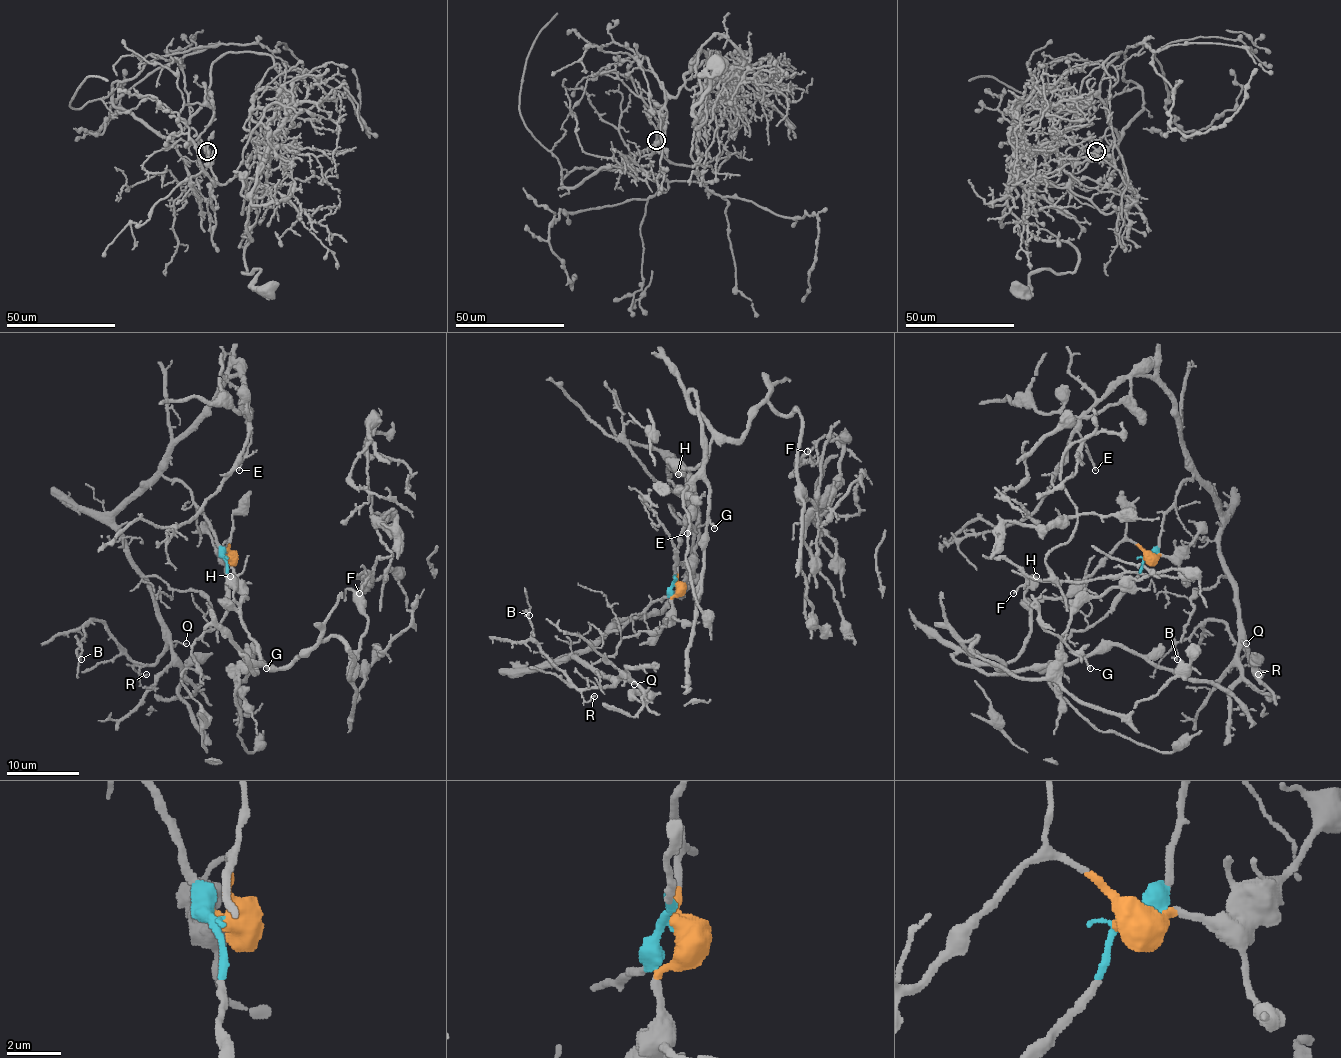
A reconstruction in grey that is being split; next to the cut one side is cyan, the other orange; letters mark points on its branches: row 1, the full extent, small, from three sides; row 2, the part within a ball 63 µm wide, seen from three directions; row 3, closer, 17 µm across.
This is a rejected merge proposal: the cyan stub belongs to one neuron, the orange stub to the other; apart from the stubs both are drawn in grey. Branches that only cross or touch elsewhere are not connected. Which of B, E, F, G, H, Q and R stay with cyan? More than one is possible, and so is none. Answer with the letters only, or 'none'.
B, E, Q, R

